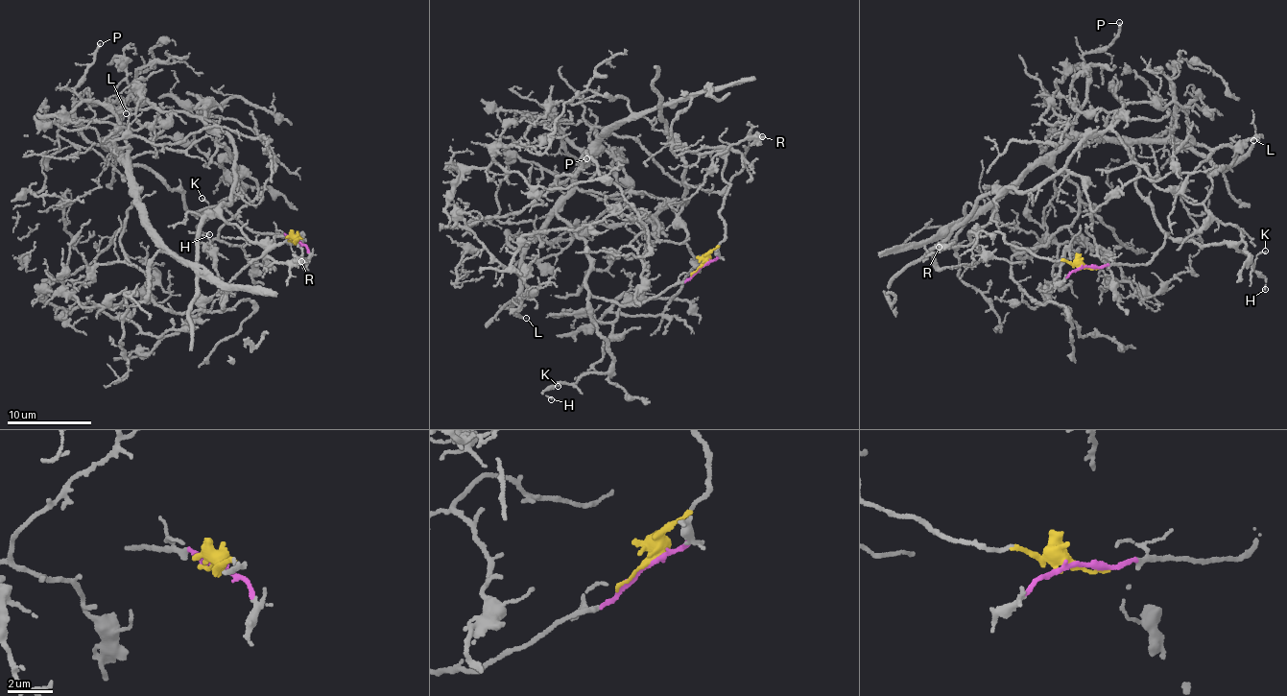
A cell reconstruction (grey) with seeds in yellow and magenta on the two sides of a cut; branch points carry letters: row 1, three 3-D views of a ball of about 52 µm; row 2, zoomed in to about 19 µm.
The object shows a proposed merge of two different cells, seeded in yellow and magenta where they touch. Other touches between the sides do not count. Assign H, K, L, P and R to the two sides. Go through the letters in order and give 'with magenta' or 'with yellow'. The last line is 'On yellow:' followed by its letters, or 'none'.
H: with magenta
K: with magenta
L: with magenta
P: with magenta
R: with yellow
On yellow: R

